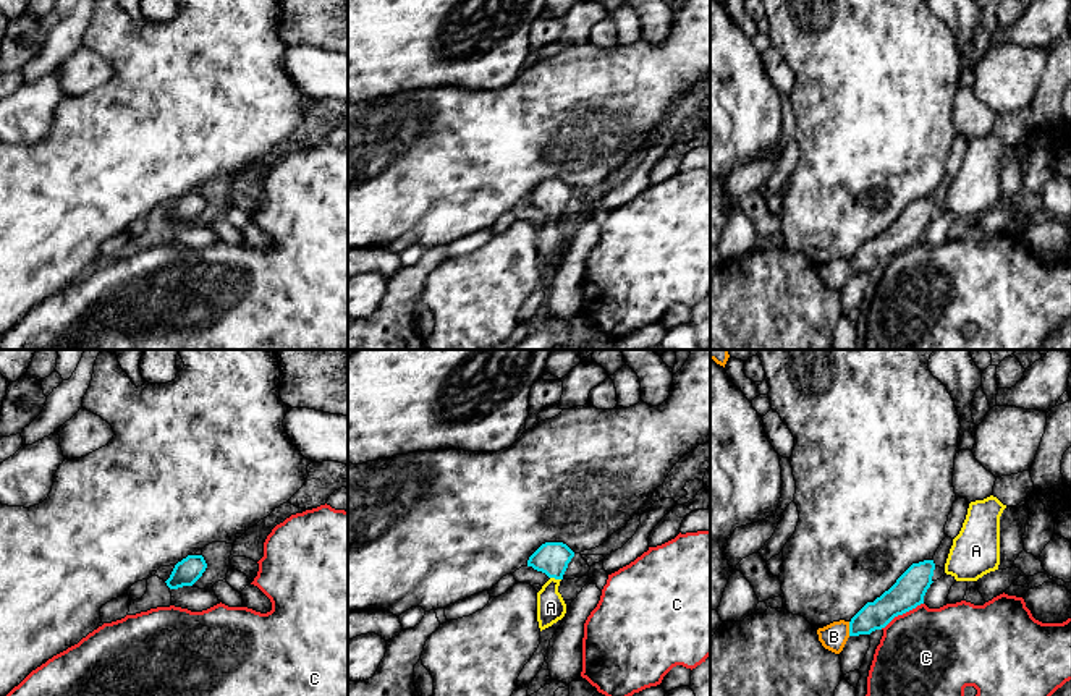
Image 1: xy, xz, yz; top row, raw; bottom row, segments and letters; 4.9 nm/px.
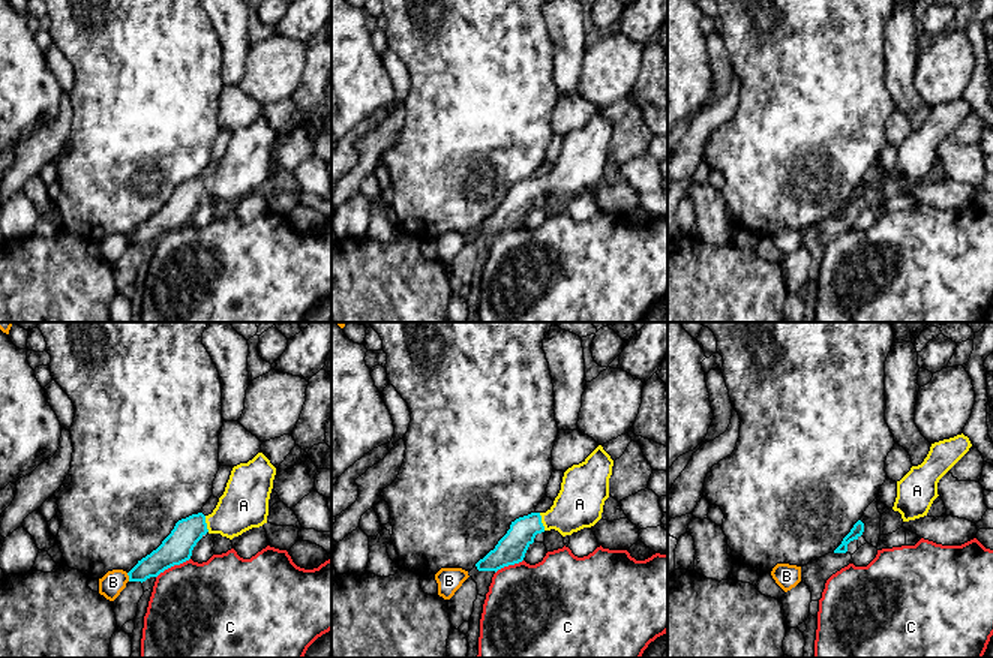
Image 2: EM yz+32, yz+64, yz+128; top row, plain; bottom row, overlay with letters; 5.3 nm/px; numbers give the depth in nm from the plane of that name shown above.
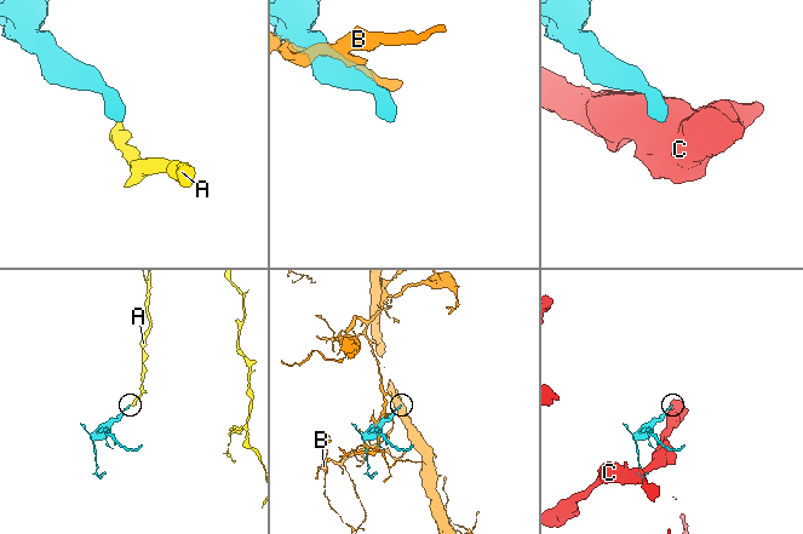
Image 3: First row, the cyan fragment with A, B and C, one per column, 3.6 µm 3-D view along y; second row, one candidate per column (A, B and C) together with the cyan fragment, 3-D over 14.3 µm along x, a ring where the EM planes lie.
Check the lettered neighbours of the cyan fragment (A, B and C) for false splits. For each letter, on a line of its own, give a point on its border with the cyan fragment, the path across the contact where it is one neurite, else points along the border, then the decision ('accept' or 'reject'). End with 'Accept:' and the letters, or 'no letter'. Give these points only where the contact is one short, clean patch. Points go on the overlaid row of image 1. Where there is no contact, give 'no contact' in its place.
A: meets cyan in xz at (555, 578); runs through xz (552, 559), (555, 578), (550, 588), (550, 607); accept
B: meets cyan in yz at (850, 628); reject
C: meets cyan in yz at (901, 614); reject
Accept: A

